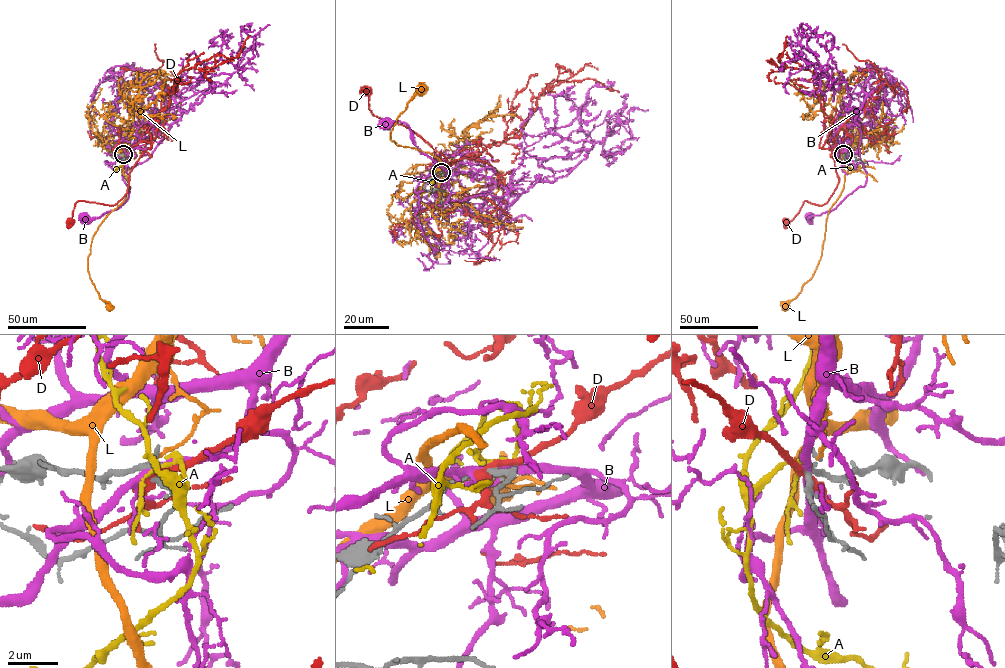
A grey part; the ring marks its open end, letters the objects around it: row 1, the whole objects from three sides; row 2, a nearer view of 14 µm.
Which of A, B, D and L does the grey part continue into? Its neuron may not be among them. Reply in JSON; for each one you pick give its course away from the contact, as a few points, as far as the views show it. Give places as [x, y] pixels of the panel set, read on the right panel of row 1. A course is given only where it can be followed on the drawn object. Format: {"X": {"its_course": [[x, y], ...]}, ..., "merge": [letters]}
{"merge": []}

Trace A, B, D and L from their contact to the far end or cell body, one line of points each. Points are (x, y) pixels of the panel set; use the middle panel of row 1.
A: (441, 171), (444, 167), (436, 173), (428, 197)
B: (440, 172), (475, 173), (507, 190), (439, 205), (450, 193), (449, 175), (415, 145), (407, 124), (384, 123)
D: (440, 172), (481, 138), (485, 148), (466, 157), (480, 161), (449, 165), (373, 114), (367, 91)
L: (440, 173), (435, 170), (449, 172), (436, 157), (390, 140), (397, 117), (419, 90)

